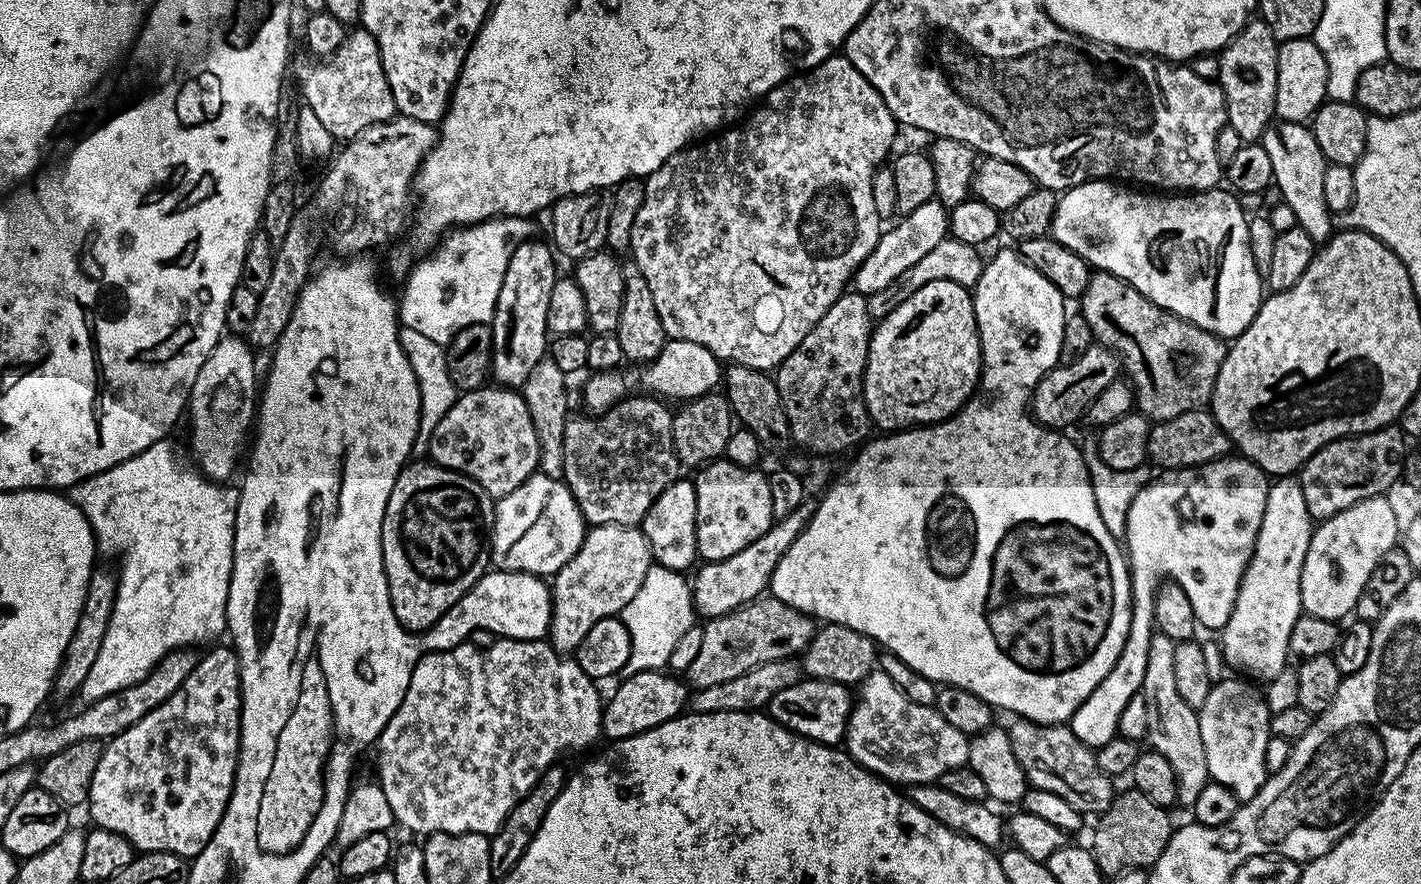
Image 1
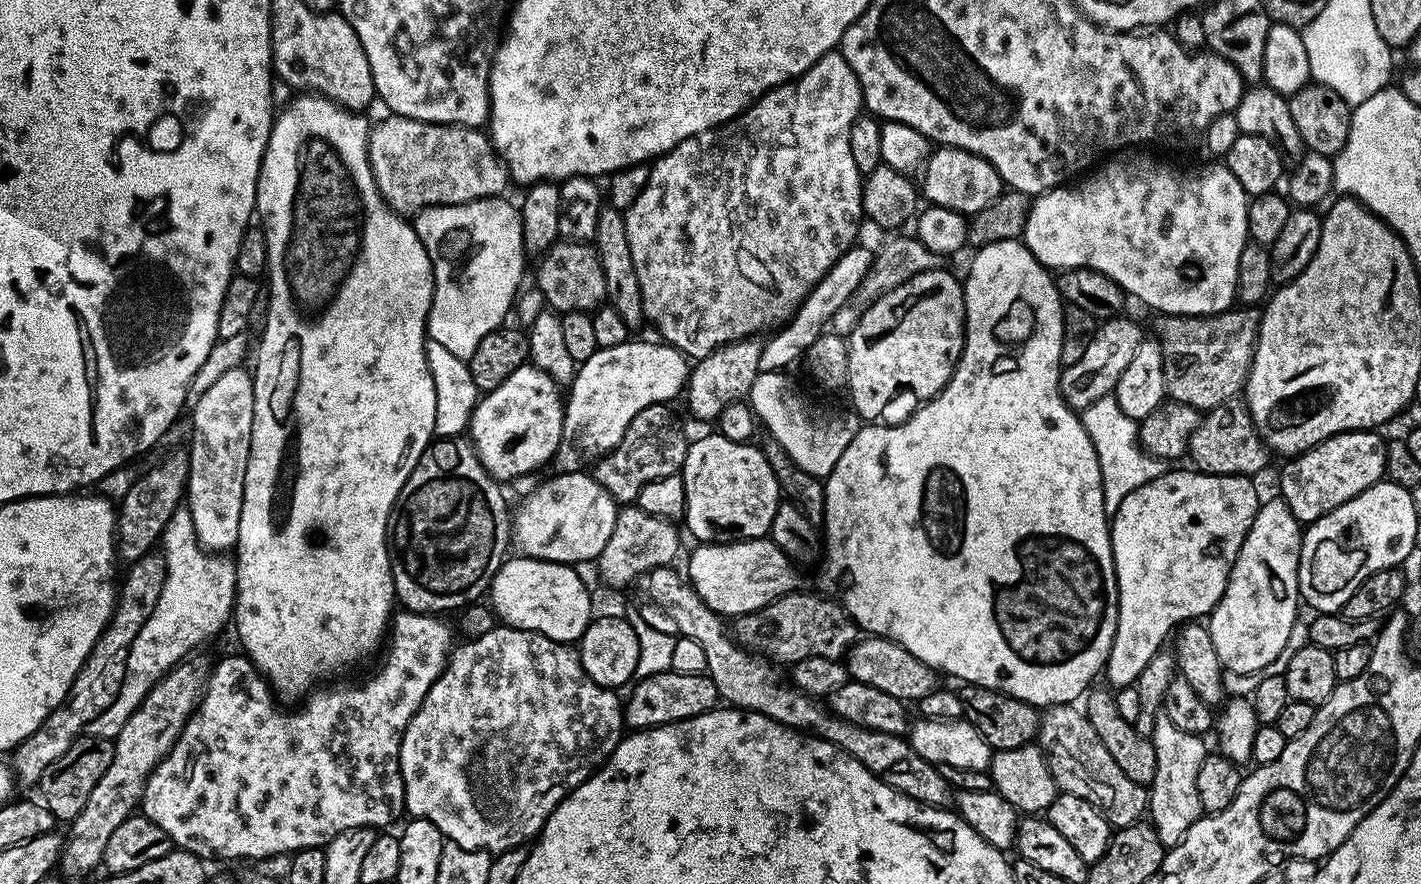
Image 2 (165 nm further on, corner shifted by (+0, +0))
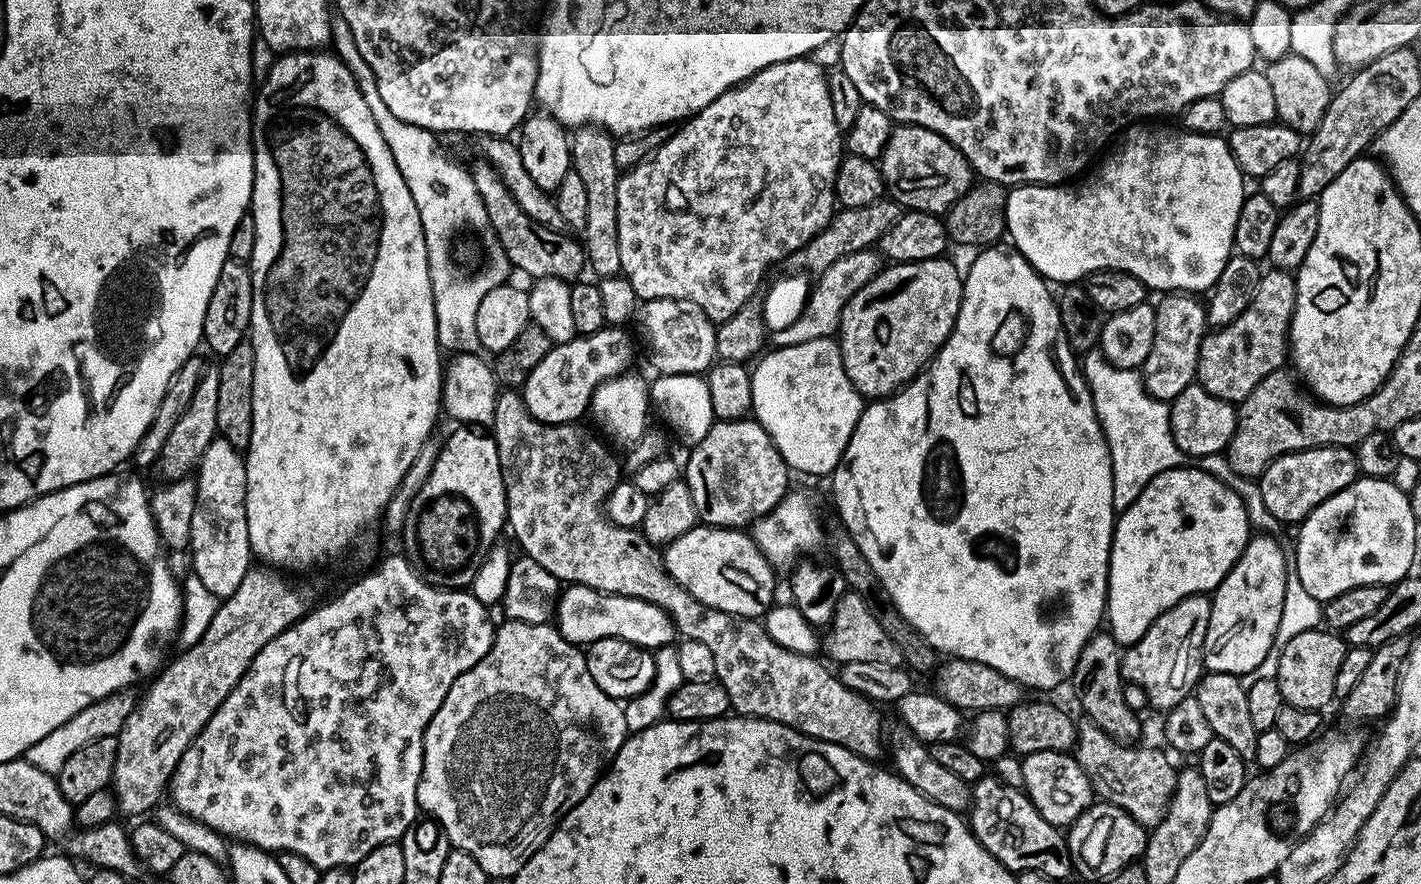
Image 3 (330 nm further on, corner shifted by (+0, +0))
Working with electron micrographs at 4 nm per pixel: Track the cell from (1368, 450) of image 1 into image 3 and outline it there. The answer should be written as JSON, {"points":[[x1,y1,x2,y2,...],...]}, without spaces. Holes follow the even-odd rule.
{"points":[[1311,448,1291,452,1270,462,1268,469,1258,477,1262,502,1281,525,1299,525,1318,505,1334,494,1346,490,1358,479,1356,453,1351,448]]}

